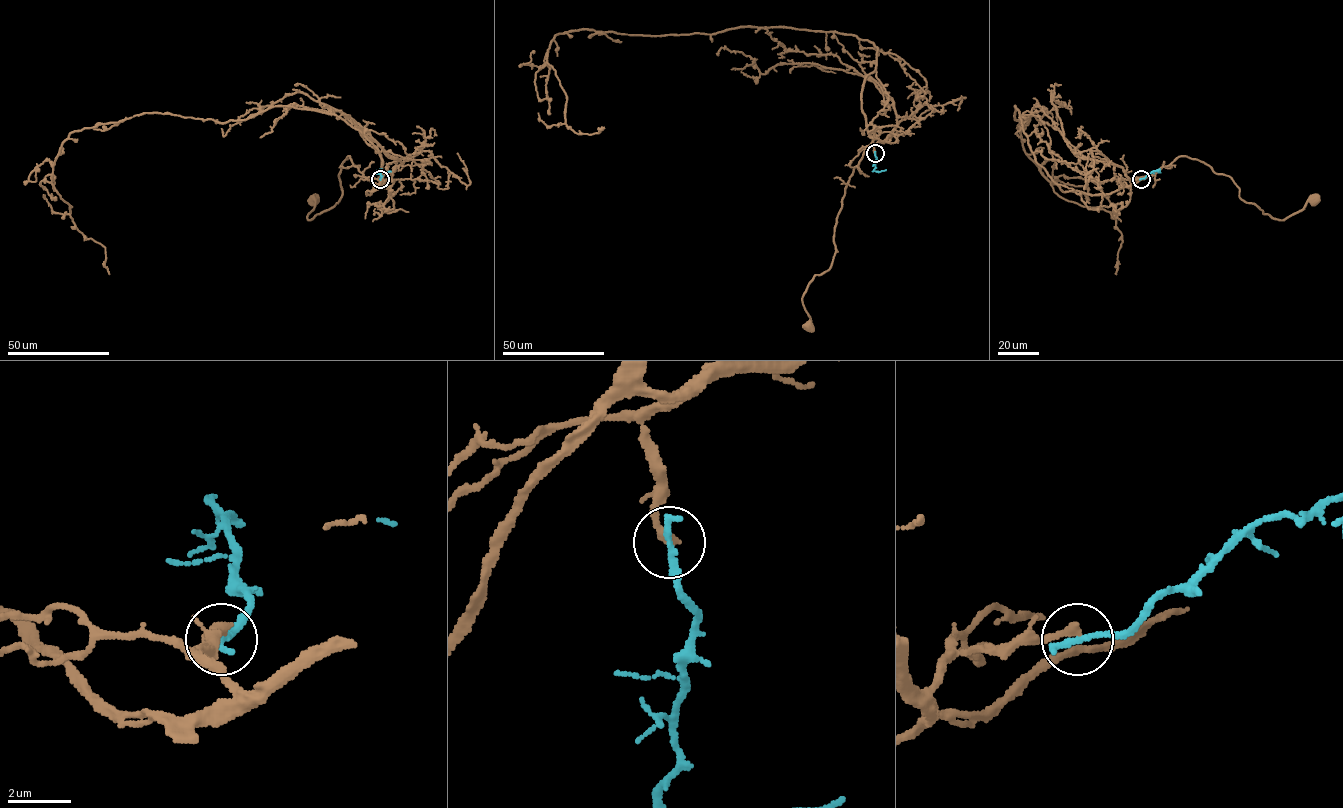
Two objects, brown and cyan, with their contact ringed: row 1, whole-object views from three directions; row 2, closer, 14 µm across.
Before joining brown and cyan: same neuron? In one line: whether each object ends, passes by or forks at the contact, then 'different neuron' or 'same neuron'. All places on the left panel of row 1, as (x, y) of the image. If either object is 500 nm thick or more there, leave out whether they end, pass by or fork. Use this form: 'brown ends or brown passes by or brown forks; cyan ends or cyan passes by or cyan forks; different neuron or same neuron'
brown ends; cyan ends; different neuron

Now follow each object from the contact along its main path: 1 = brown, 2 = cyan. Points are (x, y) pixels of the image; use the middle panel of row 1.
1: (875, 153), (872, 144), (854, 168), (834, 227), (837, 251), (802, 298), (809, 327)
2: (875, 153), (874, 170), (886, 169)

